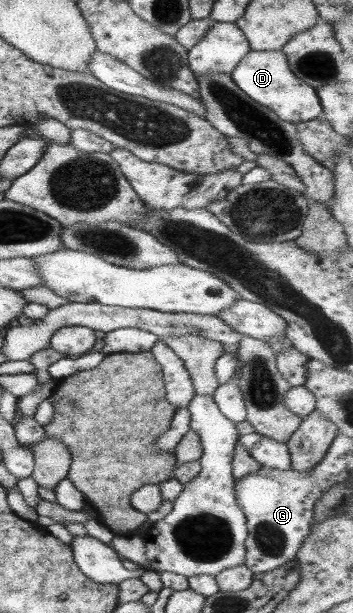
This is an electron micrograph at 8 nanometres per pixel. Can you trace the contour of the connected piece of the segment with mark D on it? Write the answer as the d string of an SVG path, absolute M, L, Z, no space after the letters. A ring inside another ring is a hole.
M251 50L230 74L235 85L245 95L268 107L285 121L298 124L299 122L313 120L323 113L316 89L293 75L287 56L281 50Z

